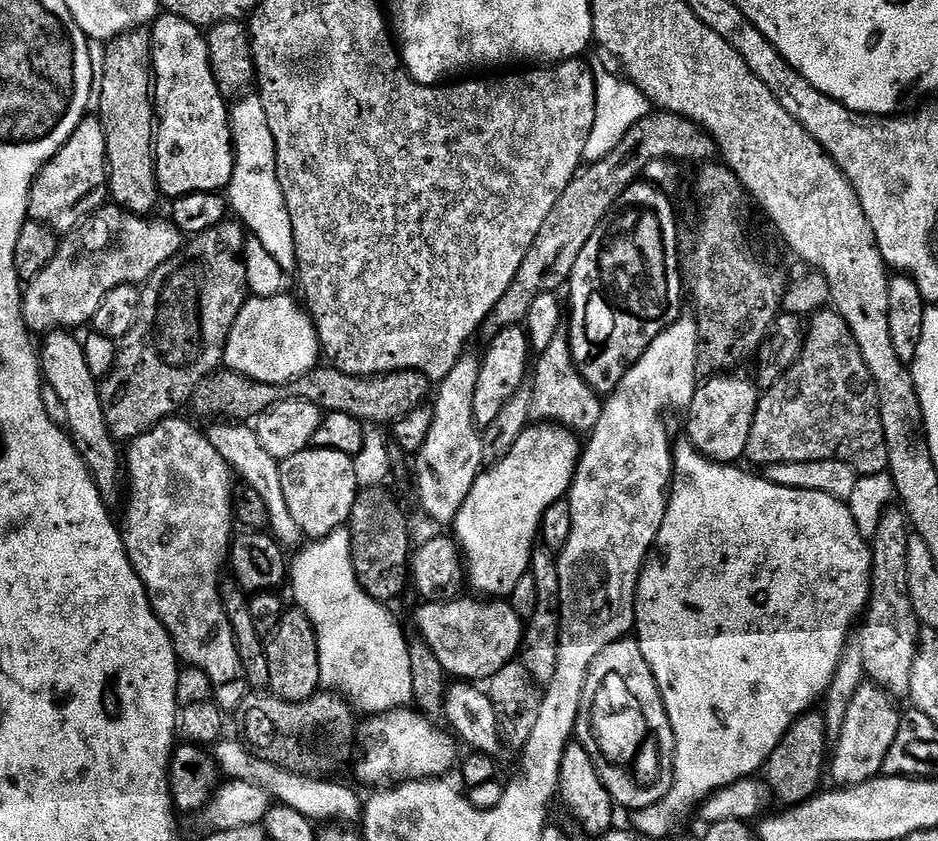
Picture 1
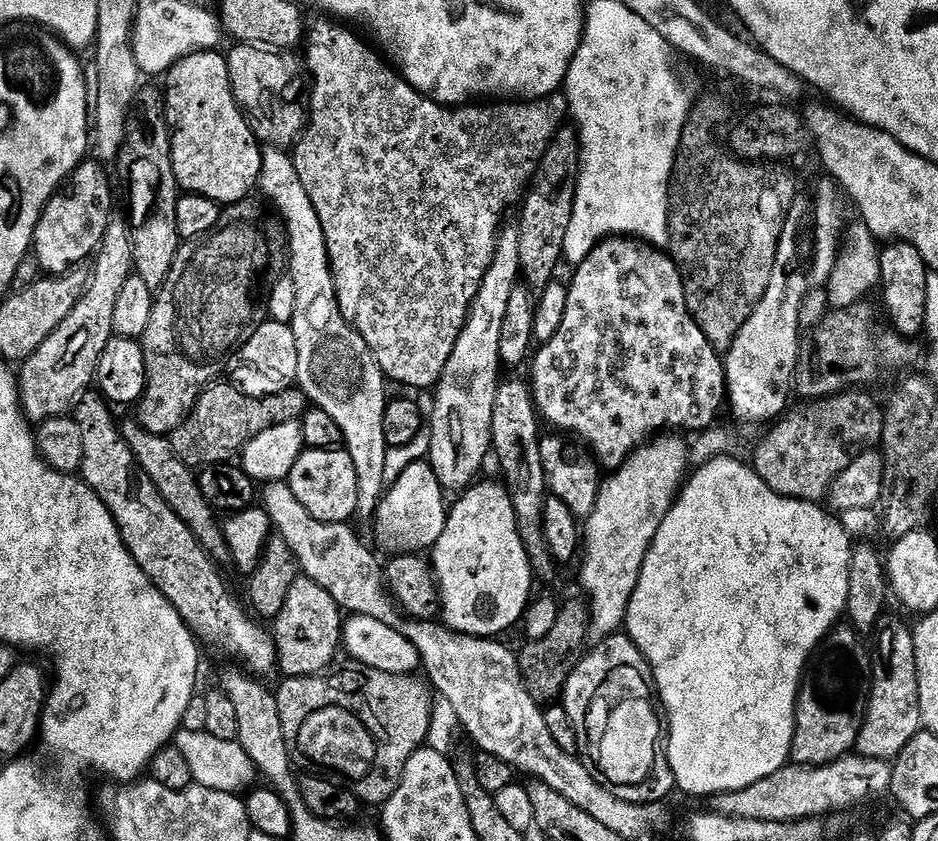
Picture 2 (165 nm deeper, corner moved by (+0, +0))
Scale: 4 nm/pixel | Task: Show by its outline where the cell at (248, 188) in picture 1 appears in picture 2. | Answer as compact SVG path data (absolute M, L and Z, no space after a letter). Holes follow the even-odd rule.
M284 150L265 151L260 162L258 188L259 191L264 191L265 198L280 211L279 219L286 233L286 272L292 277L296 291L296 305L293 308L293 318L290 323L298 352L296 384L309 405L321 408L339 426L343 447L350 454L354 462L354 470L358 474L360 493L357 509L359 515L368 516L368 518L375 517L382 493L386 488L384 471L388 468L388 455L390 455L382 430L384 408L390 399L389 393L384 393L385 374L376 365L376 360L372 357L372 351L368 349L366 342L357 334L355 328L346 322L346 318L340 312L336 301L336 287L332 281L332 270L328 267L328 251L324 245L324 235L320 229L318 214L310 202L310 194L306 194L306 186L302 186L298 178L295 159Z

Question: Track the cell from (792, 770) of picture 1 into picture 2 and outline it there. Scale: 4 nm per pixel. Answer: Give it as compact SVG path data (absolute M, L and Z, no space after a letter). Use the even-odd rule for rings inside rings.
M837 626L820 641L810 660L821 668L807 669L796 696L796 725L792 739L791 763L817 768L841 760L856 747L868 694L872 690L870 648L863 644L859 632L851 626Z

